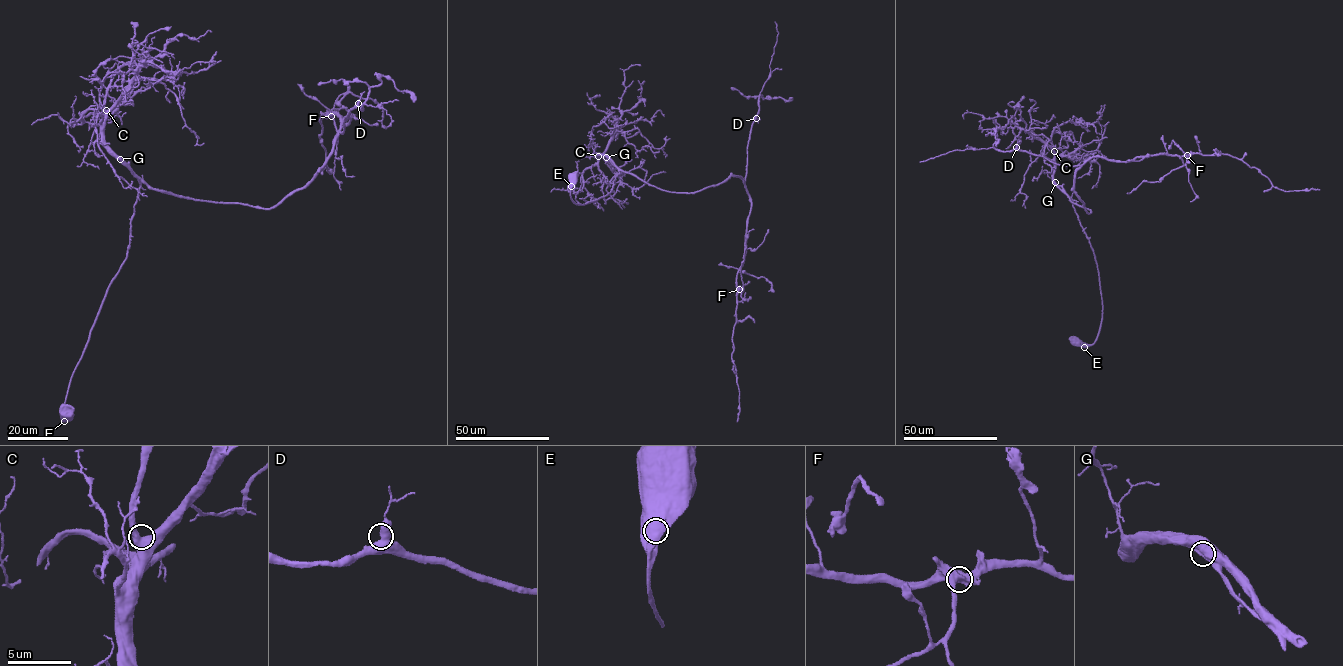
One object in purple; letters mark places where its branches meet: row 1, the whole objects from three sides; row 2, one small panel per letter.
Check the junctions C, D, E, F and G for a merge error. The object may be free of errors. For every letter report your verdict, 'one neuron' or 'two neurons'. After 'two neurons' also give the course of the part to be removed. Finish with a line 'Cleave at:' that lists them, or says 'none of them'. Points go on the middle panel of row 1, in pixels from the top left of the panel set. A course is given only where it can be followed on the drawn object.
C: one neuron
D: one neuron
E: one neuron
F: one neuron
G: one neuron
Cleave at: none of them

